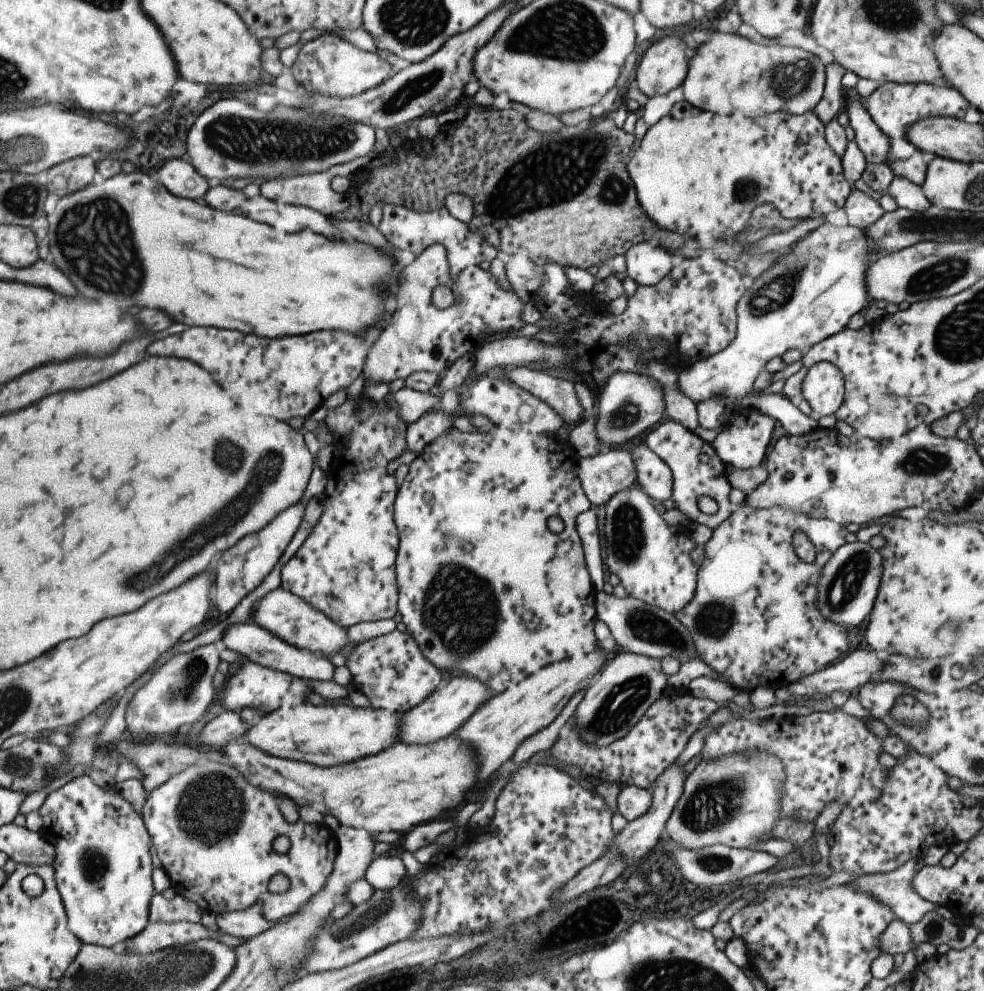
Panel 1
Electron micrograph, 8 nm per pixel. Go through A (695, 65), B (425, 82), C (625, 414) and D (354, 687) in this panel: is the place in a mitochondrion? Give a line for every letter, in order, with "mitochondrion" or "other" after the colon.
A: other
B: mitochondrion
C: mitochondrion
D: other

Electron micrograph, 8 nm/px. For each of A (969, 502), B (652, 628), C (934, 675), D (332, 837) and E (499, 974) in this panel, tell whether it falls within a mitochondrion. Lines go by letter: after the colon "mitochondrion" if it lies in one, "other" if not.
A: other
B: mitochondrion
C: mitochondrion
D: other
E: other

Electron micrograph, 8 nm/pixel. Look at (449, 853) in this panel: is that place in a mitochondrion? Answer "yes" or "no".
no

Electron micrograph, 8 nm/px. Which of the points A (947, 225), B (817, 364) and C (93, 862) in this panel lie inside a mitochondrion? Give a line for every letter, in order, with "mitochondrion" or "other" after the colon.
A: mitochondrion
B: other
C: mitochondrion

